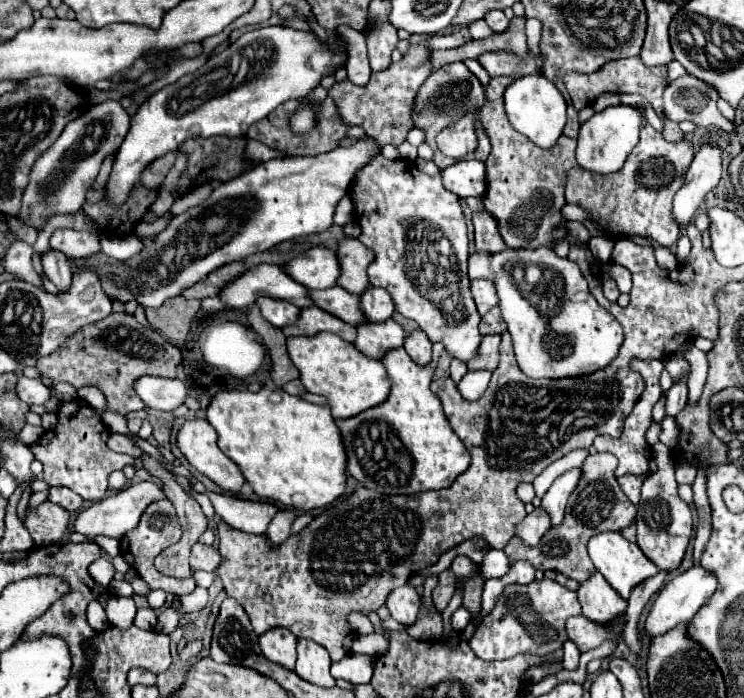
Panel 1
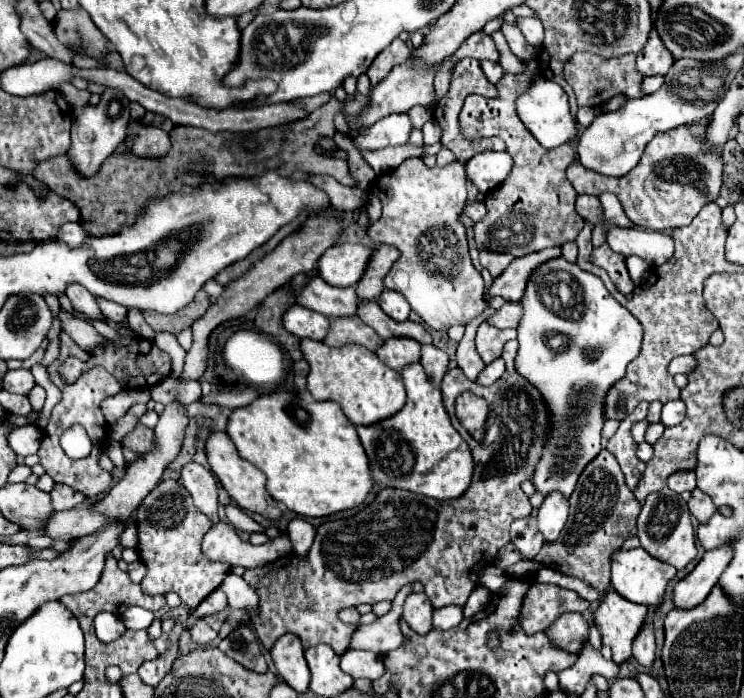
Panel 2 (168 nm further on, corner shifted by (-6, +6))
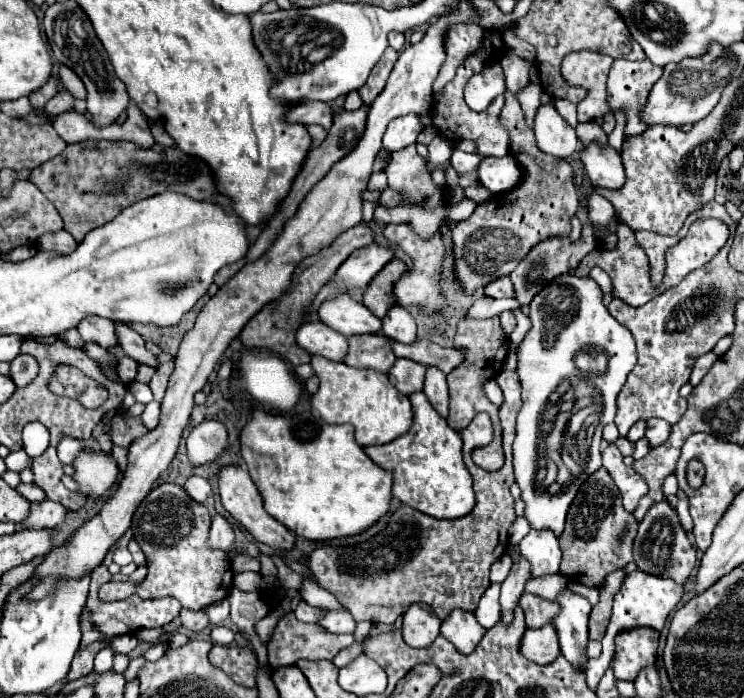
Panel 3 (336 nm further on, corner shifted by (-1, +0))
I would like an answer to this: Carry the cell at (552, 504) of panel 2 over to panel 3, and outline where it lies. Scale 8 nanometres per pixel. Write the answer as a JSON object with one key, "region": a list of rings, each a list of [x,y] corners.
{"region":[[[530,531],[520,541],[520,551],[530,561],[534,577],[558,573],[562,553],[558,547],[558,539],[552,531]]]}

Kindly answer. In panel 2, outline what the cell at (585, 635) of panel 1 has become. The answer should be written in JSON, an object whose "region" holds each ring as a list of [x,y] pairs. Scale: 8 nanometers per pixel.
{"region":[[[563,613],[555,625],[545,631],[545,635],[555,647],[567,653],[579,653],[589,635],[589,625],[581,613]]]}

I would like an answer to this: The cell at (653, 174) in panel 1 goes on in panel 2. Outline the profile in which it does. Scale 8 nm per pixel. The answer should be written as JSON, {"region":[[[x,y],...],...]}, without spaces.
{"region":[[[687,125],[671,129],[667,133],[657,133],[645,147],[639,165],[631,169],[627,175],[619,179],[599,175],[575,161],[567,169],[567,179],[579,195],[601,195],[605,191],[615,193],[625,209],[625,215],[631,219],[633,225],[667,233],[671,229],[689,225],[707,203],[719,197],[723,159],[719,151],[711,153],[705,135],[707,125]]]}

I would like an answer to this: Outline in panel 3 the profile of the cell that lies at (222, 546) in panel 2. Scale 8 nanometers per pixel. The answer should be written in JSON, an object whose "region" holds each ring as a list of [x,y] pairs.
{"region":[[[216,515],[212,519],[208,545],[210,545],[210,549],[220,549],[226,555],[234,549],[234,531],[232,531],[230,523],[224,517],[220,517],[220,515]]]}

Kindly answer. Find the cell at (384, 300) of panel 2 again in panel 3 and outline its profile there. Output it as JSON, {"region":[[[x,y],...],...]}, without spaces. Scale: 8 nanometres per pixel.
{"region":[[[394,305],[382,319],[382,333],[394,341],[412,343],[416,339],[416,321],[400,305]]]}

